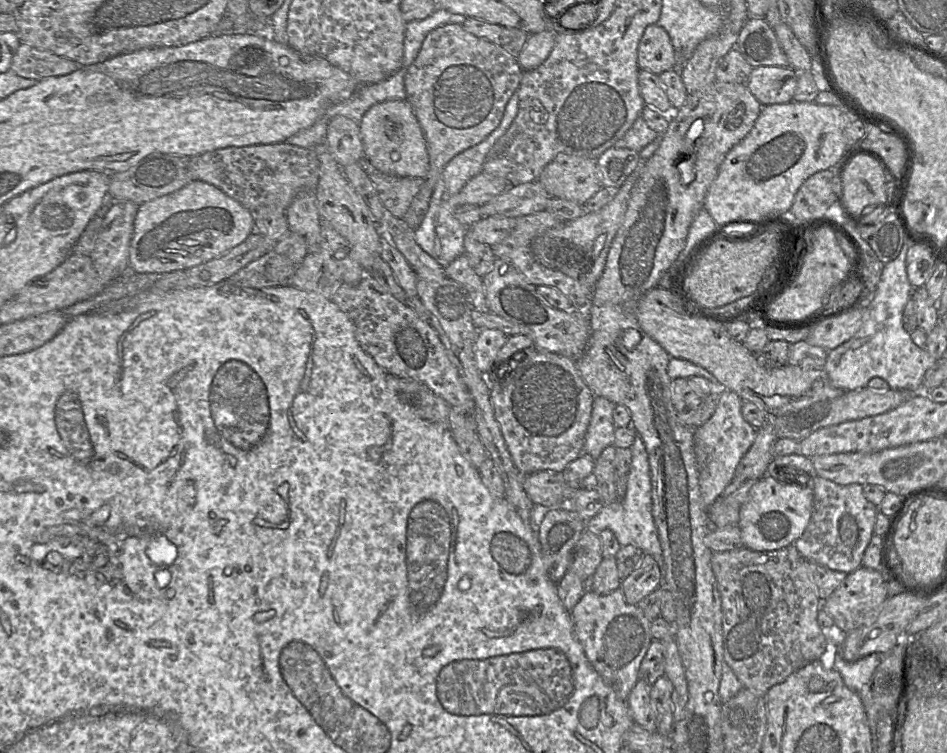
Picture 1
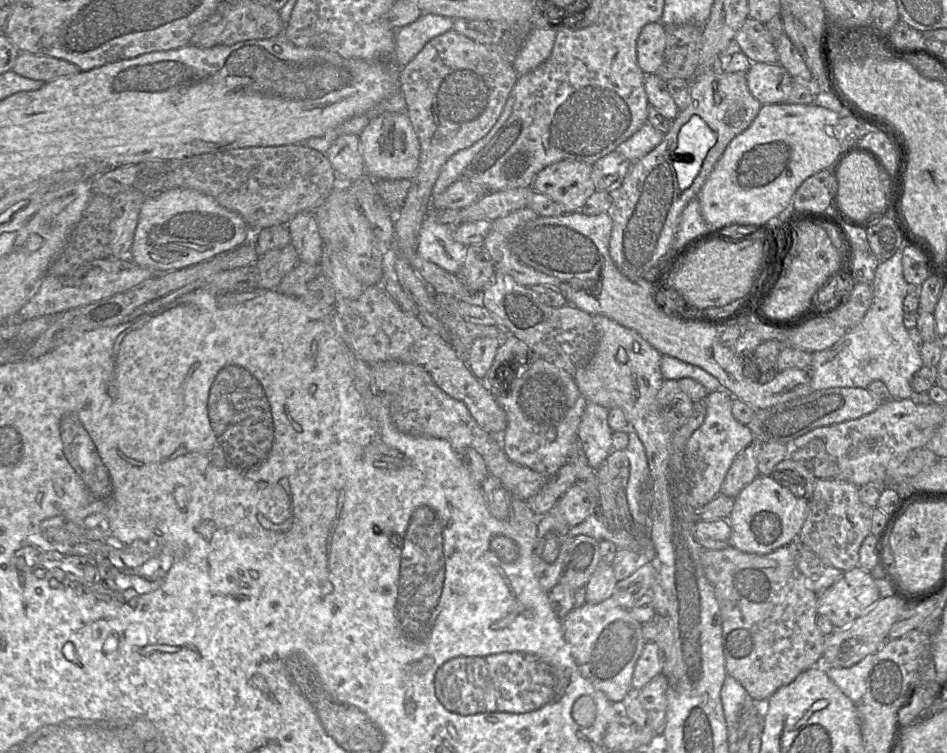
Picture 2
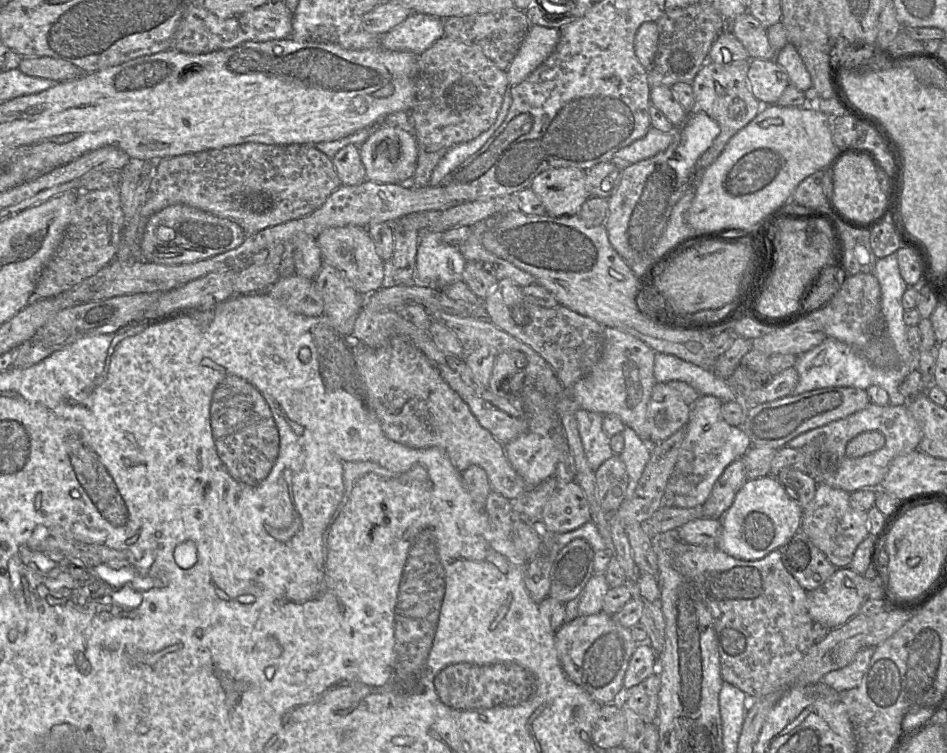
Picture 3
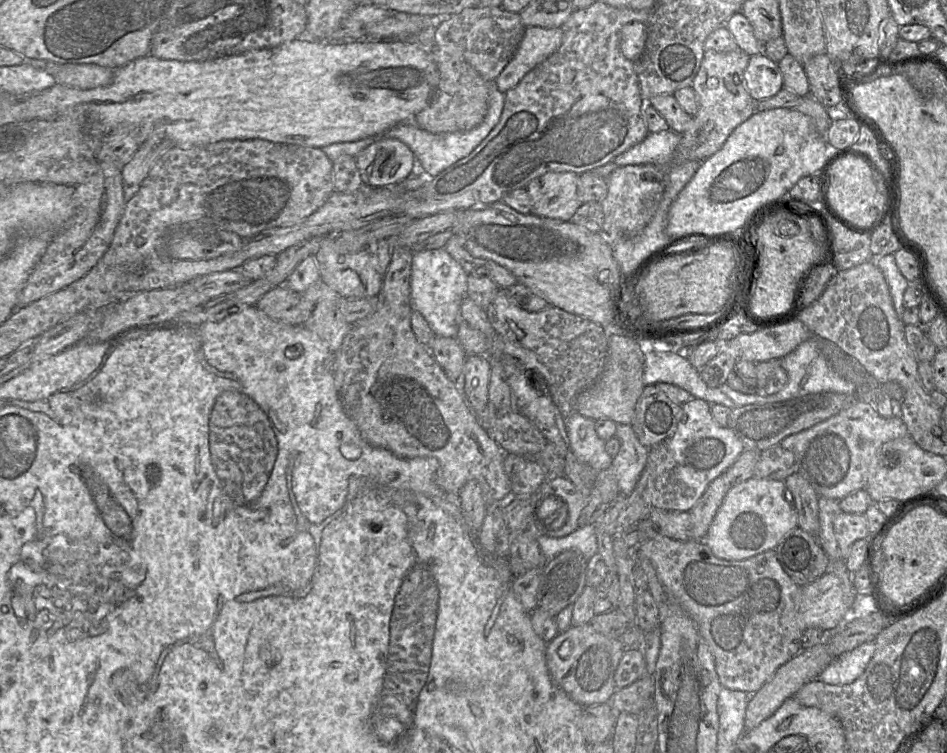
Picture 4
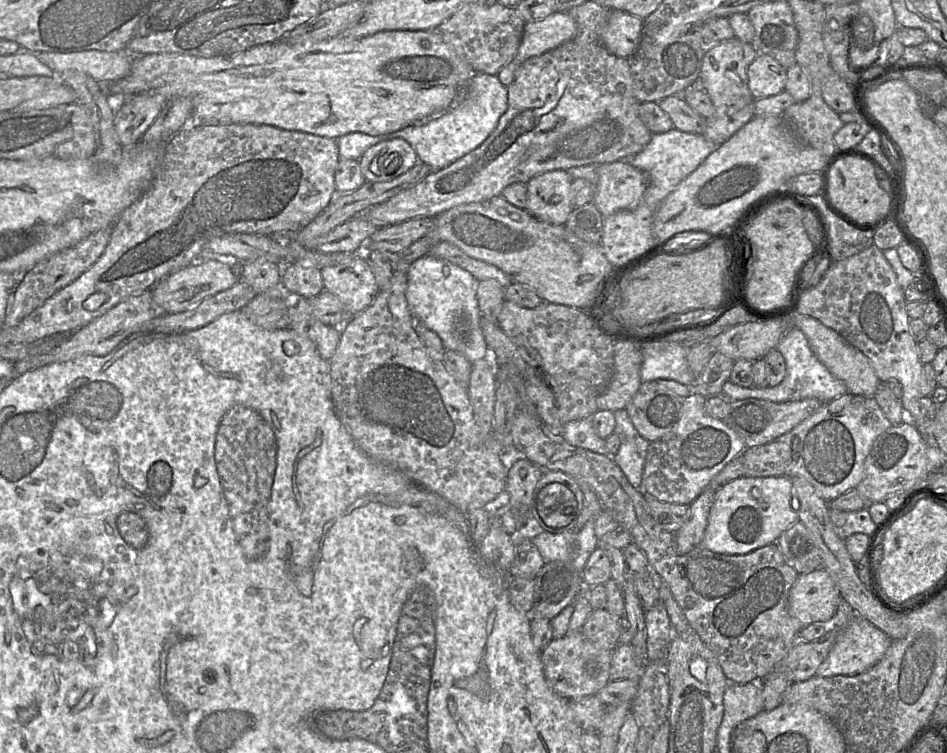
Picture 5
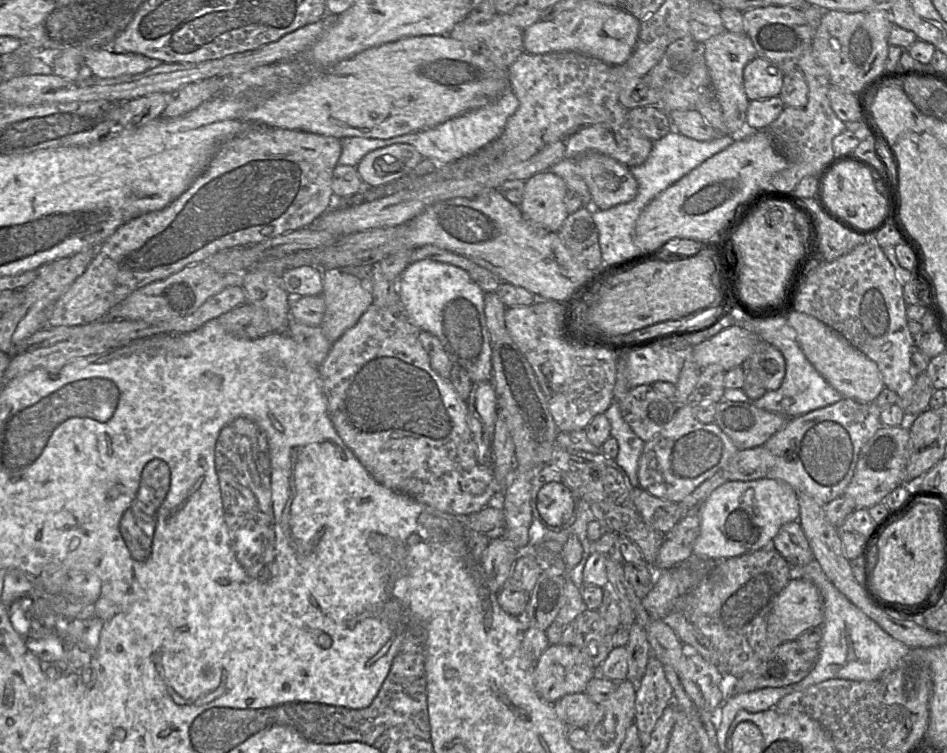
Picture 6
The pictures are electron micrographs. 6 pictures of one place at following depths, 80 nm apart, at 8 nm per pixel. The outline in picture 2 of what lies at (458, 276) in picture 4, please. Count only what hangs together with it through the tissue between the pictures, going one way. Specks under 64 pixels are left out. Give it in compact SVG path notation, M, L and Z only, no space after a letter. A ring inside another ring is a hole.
M429 210L419 234L418 254L442 269L458 275L463 267L467 247L454 239L454 225L440 223L436 210Z

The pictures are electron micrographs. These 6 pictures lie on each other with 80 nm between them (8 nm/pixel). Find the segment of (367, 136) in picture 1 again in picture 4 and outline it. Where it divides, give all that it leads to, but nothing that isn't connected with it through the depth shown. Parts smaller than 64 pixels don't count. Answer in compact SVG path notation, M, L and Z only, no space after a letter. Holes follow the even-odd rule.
M381 138L356 157L364 184L370 187L396 186L416 170L417 159L404 142Z

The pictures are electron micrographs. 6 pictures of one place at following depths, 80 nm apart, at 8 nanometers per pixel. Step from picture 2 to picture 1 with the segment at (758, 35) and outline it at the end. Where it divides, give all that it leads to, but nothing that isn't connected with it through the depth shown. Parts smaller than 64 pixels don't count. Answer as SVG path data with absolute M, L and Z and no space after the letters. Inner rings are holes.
M750 17L741 29L734 48L752 67L790 66L774 28L765 18Z

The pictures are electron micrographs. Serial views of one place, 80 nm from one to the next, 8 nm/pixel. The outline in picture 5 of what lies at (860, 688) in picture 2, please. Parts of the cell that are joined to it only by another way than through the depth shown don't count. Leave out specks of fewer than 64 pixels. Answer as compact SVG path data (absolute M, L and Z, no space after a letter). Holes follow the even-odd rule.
M854 613L850 621L840 630L826 659L818 667L816 676L855 676L865 673L879 662L890 647L892 639L864 617Z

